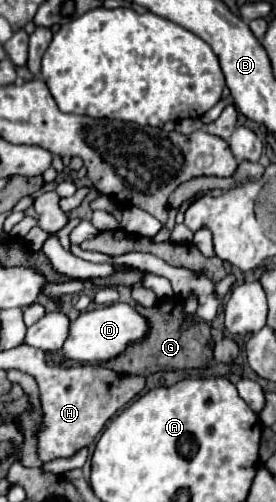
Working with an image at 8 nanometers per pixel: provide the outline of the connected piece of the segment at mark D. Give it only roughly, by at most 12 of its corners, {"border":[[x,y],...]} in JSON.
{"border":[[127,303],[83,311],[61,355],[103,363],[151,333]]}

